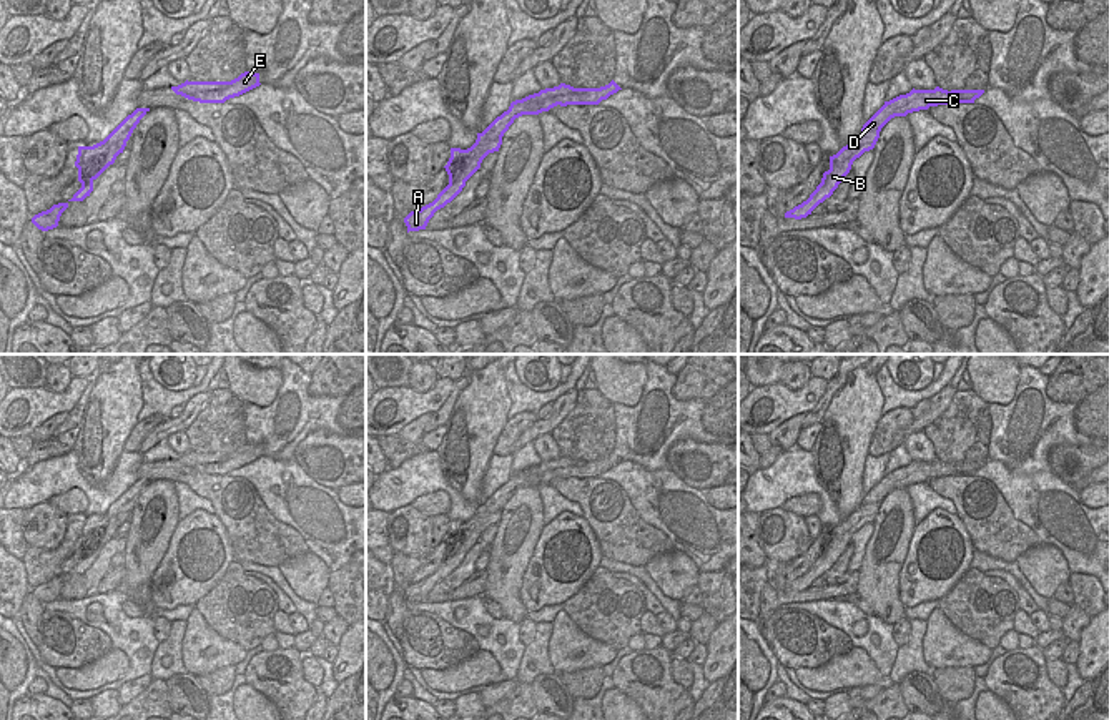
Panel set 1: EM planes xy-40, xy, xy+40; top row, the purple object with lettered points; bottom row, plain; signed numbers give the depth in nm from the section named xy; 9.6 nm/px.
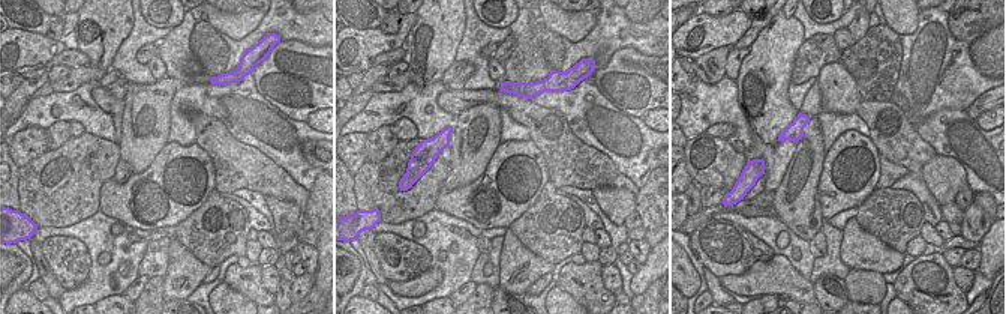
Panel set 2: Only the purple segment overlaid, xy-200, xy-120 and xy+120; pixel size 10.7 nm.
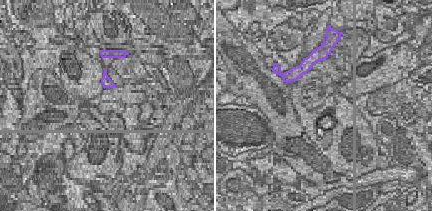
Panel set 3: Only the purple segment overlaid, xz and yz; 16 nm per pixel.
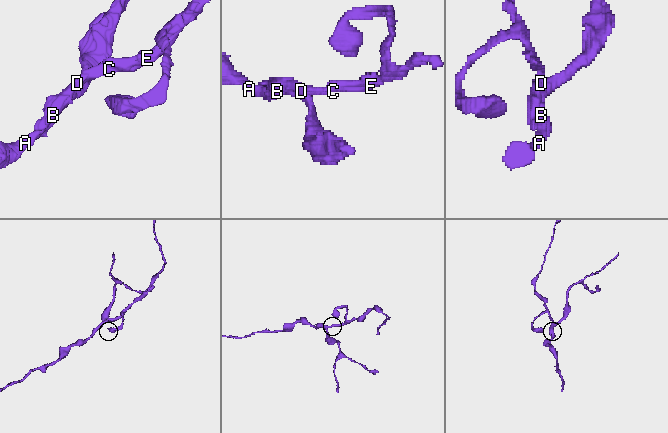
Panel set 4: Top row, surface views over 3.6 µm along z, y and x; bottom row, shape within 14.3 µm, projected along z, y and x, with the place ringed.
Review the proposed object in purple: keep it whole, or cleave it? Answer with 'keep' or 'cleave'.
cleave

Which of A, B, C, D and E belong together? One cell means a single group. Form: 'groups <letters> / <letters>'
groups A B D / C E

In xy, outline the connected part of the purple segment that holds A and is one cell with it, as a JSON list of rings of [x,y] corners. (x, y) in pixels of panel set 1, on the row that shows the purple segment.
[[[510,103],[509,110],[497,116],[482,133],[477,133],[476,143],[467,148],[451,148],[451,158],[444,166],[449,175],[449,185],[437,195],[437,198],[422,206],[417,211],[411,211],[404,223],[409,231],[426,229],[434,213],[451,203],[466,186],[466,181],[481,168],[482,160],[494,151],[499,151],[502,136],[514,123],[522,116],[515,103]]]

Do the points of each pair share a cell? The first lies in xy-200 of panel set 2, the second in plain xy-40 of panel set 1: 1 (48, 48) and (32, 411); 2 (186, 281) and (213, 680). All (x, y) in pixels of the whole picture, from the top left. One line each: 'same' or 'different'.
1: same
2: different

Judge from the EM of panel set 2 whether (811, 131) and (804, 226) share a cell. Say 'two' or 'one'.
one

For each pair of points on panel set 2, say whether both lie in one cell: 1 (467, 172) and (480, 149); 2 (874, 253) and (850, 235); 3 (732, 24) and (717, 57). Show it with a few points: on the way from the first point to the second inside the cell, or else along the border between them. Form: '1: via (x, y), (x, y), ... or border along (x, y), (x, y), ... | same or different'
1: via (467, 166), (474, 155) | same
2: via (868, 253), (856, 241) | same
3: border along (730, 45), (712, 48), (693, 59) | different

